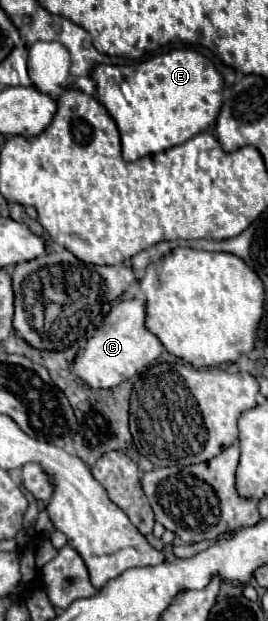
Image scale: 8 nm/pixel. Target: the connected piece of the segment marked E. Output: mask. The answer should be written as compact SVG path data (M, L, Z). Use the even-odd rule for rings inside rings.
M187 48L171 50L137 66L127 66L125 74L119 66L101 64L95 66L93 76L97 80L95 98L107 108L119 128L125 160L167 150L209 130L223 104L223 76L209 58Z

